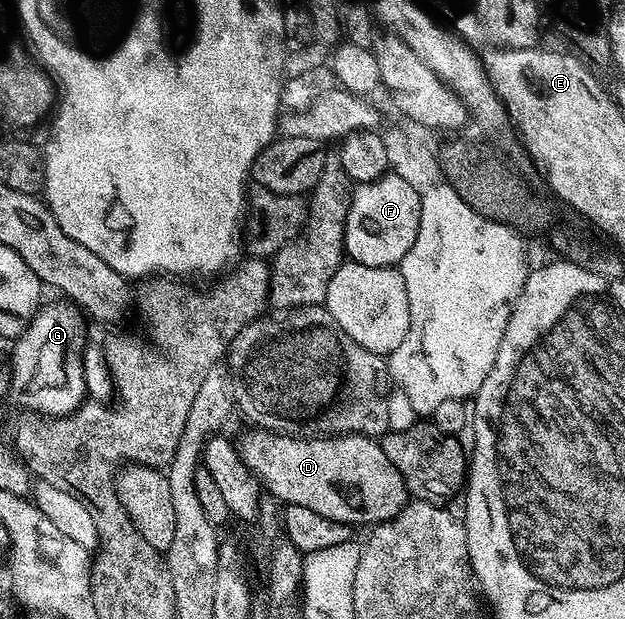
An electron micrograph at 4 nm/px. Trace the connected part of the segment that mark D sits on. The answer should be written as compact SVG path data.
M251 428L243 439L238 439L237 445L245 464L254 471L266 491L268 488L272 494L270 497L280 503L309 508L314 514L347 523L354 528L374 528L380 522L393 520L407 507L409 495L405 480L401 472L393 468L389 456L385 456L382 445L374 438L366 438L360 434L305 438L294 434L277 434L274 430Z

